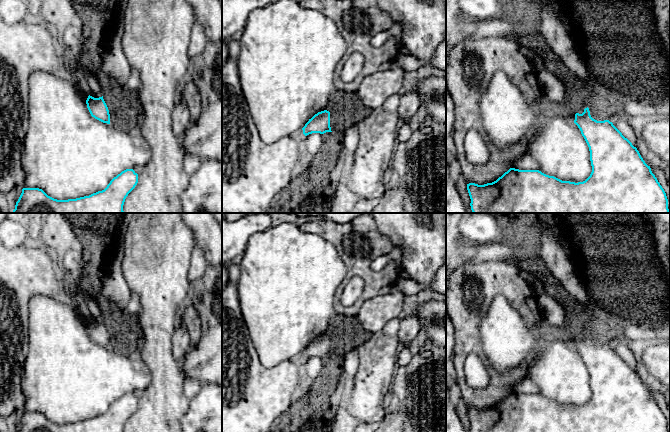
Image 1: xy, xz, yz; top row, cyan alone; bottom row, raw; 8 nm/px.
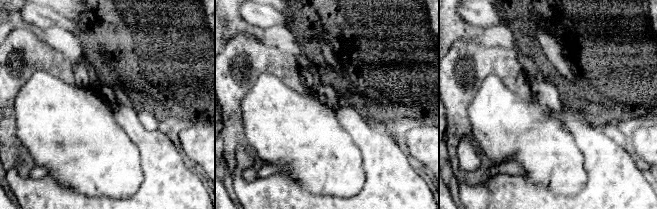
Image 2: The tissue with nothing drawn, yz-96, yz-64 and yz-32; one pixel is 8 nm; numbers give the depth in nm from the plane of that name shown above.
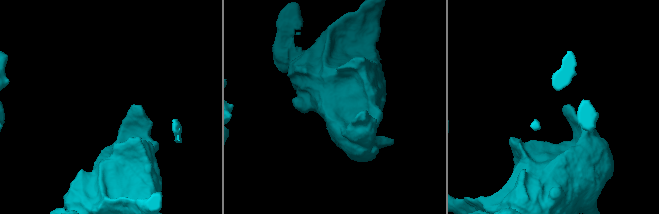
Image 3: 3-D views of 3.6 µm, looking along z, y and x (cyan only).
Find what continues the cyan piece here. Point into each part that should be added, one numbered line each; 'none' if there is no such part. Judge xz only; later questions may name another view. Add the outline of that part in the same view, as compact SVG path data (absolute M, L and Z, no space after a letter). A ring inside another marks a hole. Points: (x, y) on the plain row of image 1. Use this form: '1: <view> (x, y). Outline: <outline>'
none

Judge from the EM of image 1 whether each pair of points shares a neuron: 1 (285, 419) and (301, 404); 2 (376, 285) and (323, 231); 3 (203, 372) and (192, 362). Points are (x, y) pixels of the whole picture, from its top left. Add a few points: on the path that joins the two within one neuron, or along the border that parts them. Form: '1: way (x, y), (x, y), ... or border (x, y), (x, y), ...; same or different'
1: way (289, 416), (297, 408); same
2: way (363, 271), (348, 256), (348, 252), (337, 241); same
3: way (200, 369), (195, 364); same

